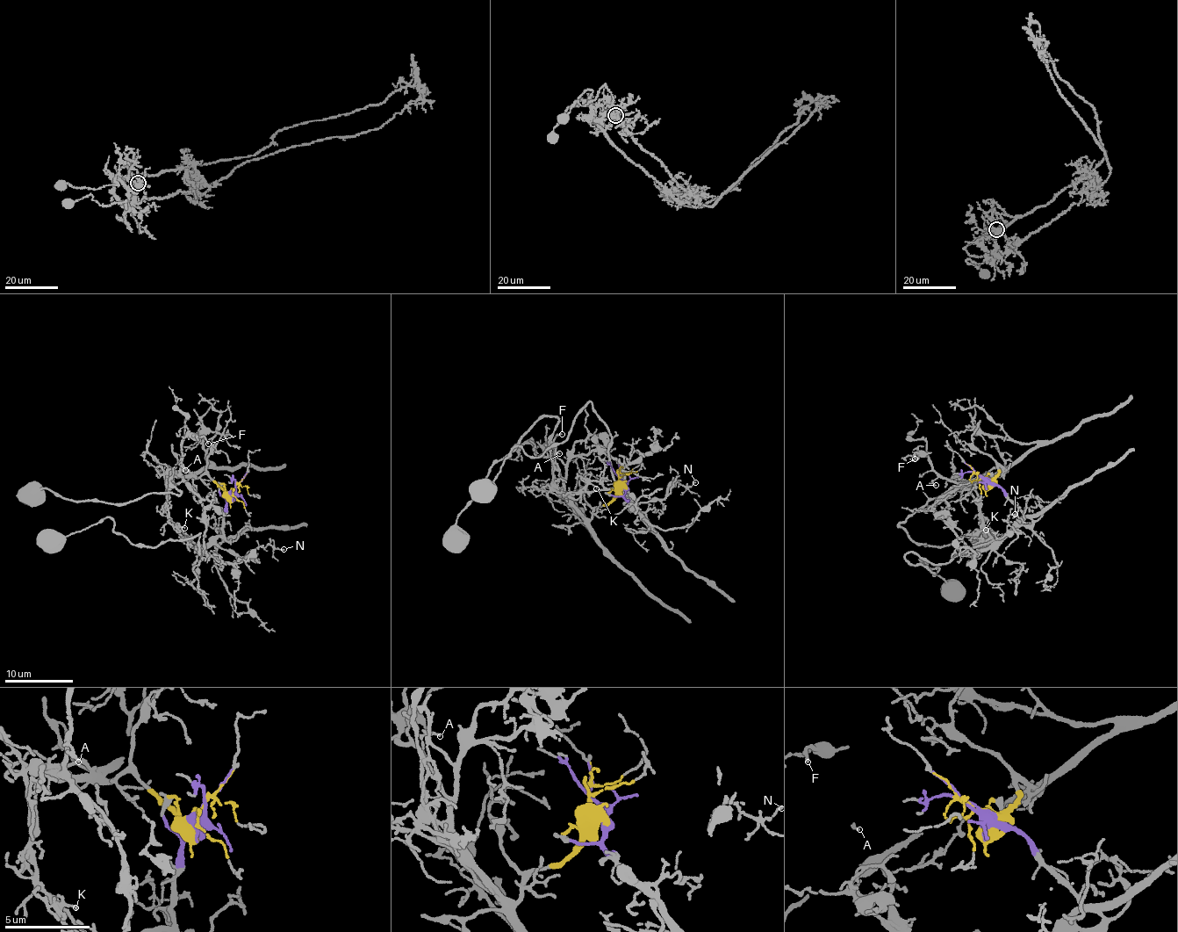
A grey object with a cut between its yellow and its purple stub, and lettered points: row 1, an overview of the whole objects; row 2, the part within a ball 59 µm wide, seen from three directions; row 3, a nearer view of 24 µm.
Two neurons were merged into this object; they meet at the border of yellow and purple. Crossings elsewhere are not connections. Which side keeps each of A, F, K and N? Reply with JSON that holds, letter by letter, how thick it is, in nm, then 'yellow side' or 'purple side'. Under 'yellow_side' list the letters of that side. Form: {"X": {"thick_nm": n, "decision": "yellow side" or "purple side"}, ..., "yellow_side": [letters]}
{"A": {"thick_nm": 180, "decision": "yellow side"}, "F": {"thick_nm": 160, "decision": "yellow side"}, "K": {"thick_nm": 100, "decision": "purple side"}, "N": {"thick_nm": 120, "decision": "purple side"}, "yellow_side": ["A", "F"]}

